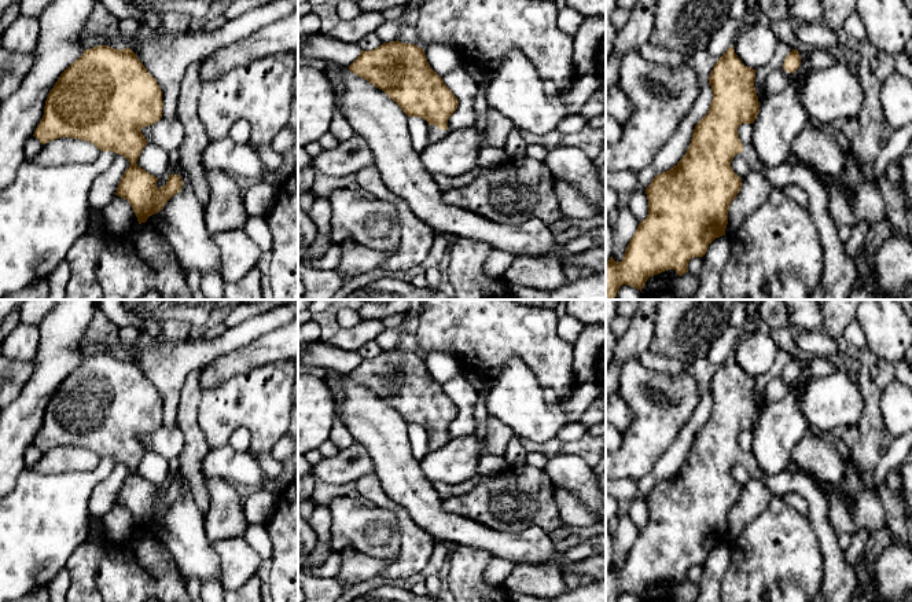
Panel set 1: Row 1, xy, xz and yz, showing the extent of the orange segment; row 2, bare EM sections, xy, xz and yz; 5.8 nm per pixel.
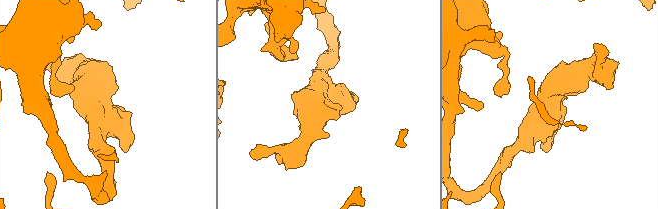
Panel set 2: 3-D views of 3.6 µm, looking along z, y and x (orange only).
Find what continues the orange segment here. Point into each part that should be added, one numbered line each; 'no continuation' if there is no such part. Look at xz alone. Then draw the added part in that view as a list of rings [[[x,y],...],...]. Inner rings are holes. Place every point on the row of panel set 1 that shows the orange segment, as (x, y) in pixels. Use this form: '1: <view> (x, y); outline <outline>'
1: xz (434, 134); outline [[[430,125],[429,126],[429,136],[427,136],[427,143],[435,143],[441,139],[444,139],[448,135],[448,131],[445,129],[438,129],[437,125]]]

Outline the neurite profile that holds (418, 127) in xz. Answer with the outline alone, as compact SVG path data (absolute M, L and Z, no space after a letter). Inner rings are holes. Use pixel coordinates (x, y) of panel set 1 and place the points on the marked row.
M408 118L409 135L412 136L412 147L416 153L422 153L427 146L429 125L423 118Z

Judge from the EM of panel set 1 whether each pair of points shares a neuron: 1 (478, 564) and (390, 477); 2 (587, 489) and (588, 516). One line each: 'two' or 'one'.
1: two
2: two

